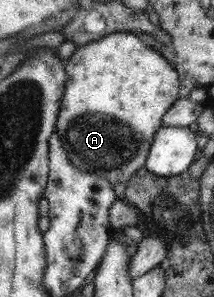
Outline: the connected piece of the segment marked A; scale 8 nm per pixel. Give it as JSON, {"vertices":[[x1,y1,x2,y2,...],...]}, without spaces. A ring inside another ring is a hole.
{"vertices":[[109,33,99,41,78,46,63,62,68,79,55,132,60,135,69,159,76,168,107,178,111,185,125,183,136,169,144,167,148,149,161,127,164,113,180,97,178,73,161,55,139,41,137,34,132,33]]}

